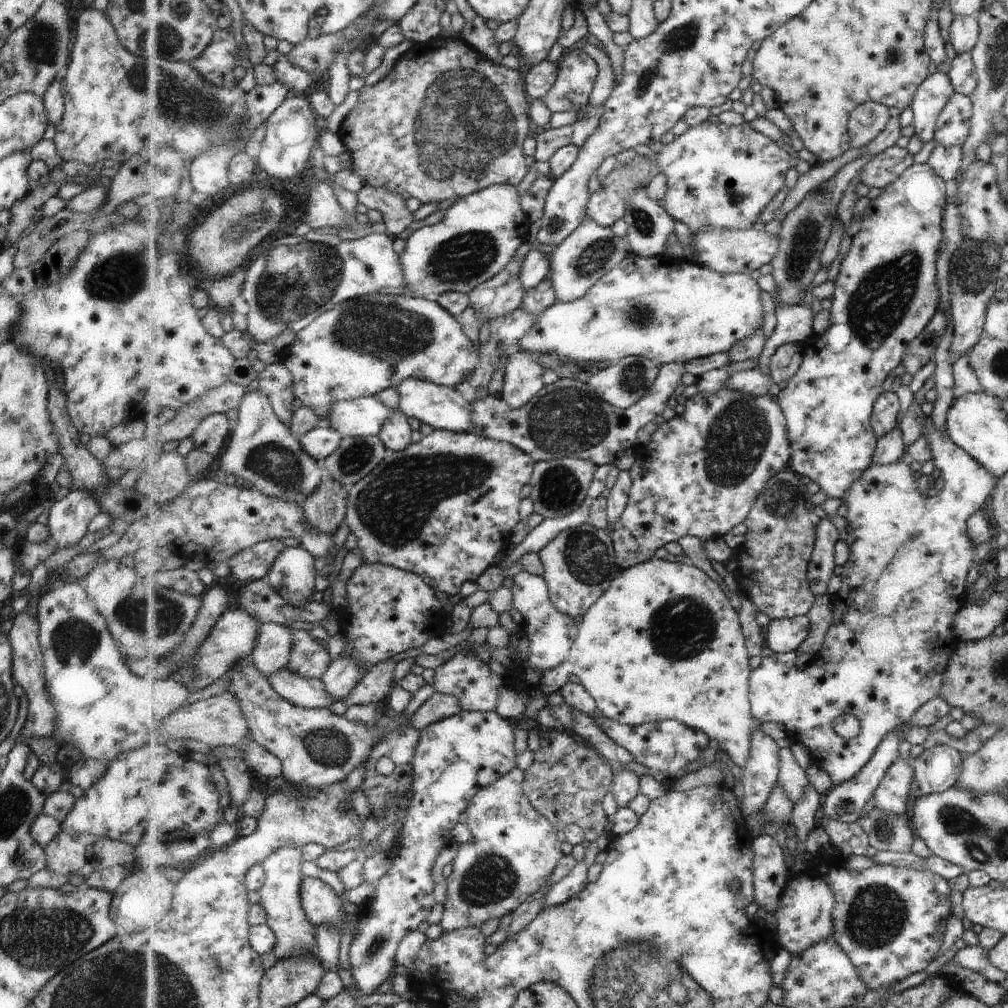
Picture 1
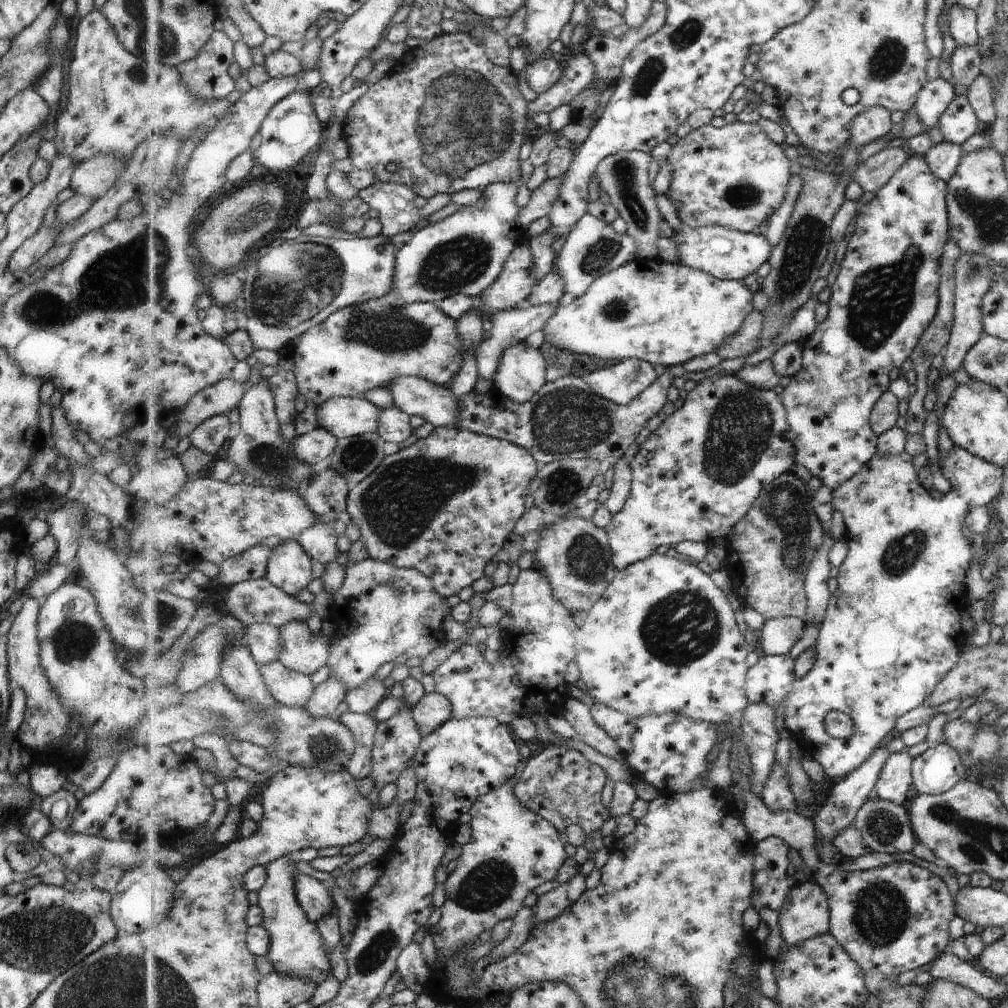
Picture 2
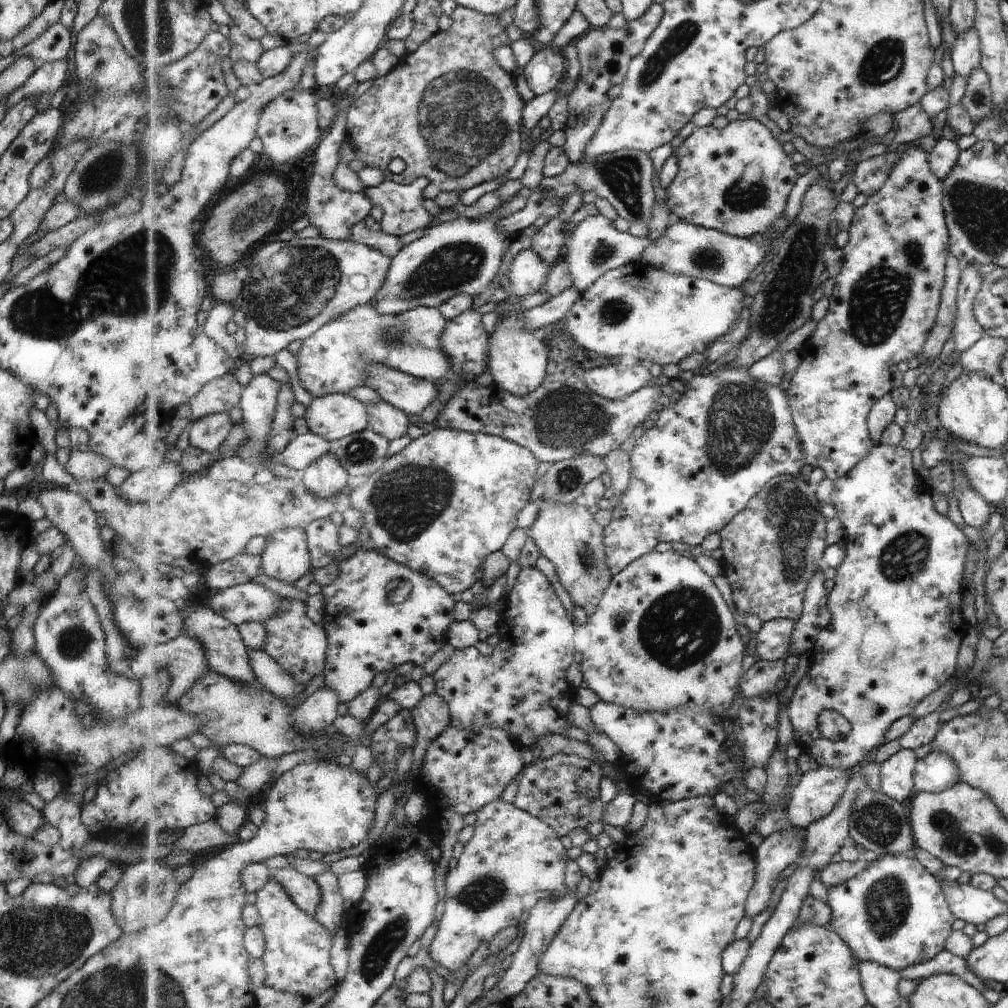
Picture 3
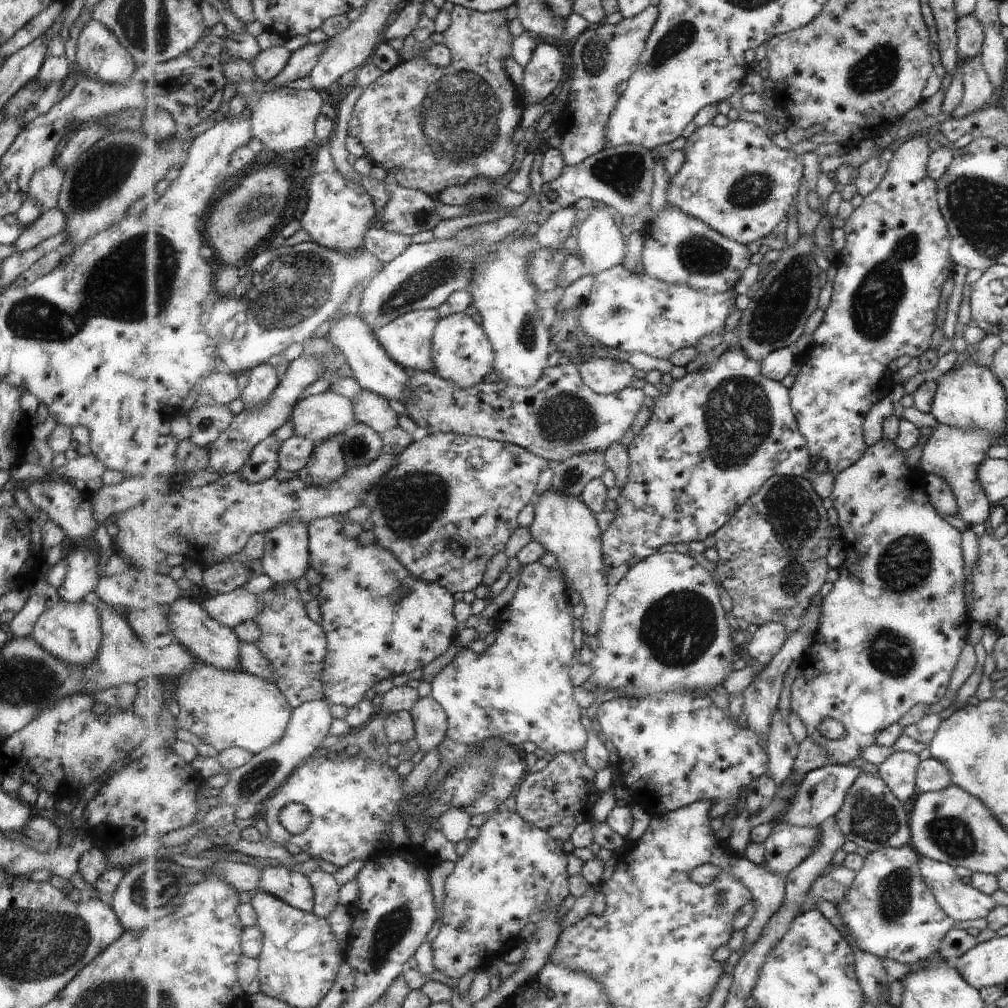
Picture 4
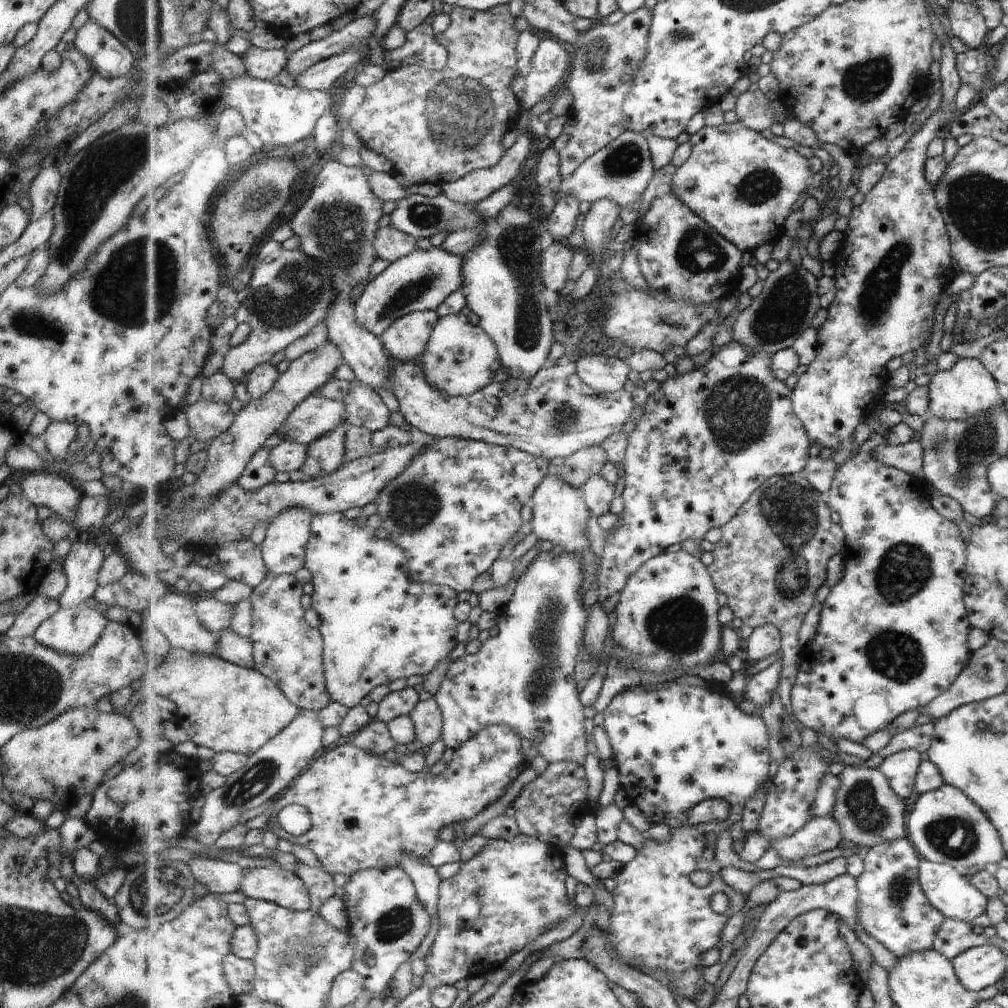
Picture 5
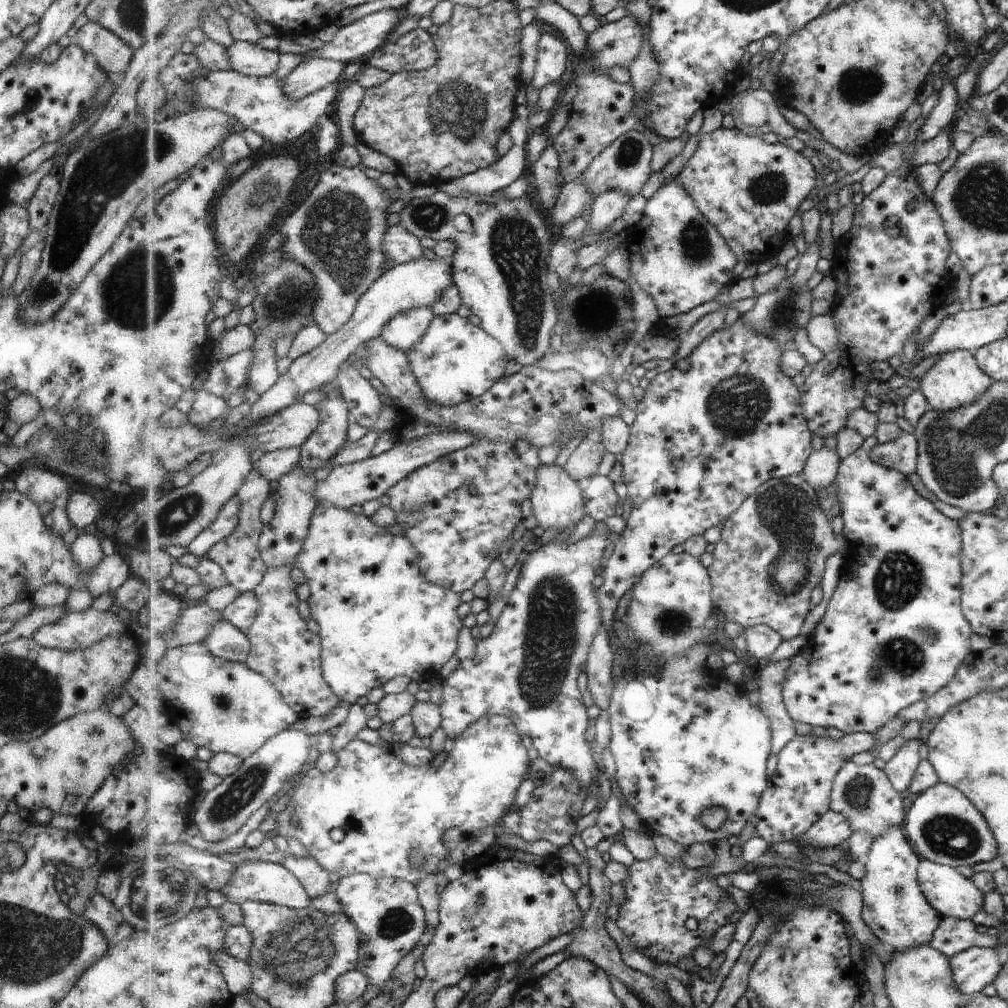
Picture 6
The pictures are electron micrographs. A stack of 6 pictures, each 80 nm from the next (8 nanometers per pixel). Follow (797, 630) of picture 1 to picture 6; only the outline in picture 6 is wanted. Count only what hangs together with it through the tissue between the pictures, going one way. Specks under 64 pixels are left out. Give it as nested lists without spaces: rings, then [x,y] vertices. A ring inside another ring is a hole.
[[[755,625],[744,629],[747,656],[772,658],[772,654],[782,645],[784,638],[773,627]]]

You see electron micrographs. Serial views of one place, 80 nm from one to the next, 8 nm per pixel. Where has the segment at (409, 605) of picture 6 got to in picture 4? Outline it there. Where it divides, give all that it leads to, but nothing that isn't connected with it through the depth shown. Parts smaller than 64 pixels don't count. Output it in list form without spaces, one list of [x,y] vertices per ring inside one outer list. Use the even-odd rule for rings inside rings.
[[[337,518],[317,519],[308,524],[308,532],[311,567],[323,574],[316,598],[323,612],[320,626],[325,630],[328,643],[322,677],[324,696],[331,703],[351,709],[381,680],[409,675],[443,656],[453,645],[455,632],[461,624],[456,618],[452,592],[440,583],[413,576],[395,554],[383,546],[361,546],[357,539],[347,538],[341,524]]]

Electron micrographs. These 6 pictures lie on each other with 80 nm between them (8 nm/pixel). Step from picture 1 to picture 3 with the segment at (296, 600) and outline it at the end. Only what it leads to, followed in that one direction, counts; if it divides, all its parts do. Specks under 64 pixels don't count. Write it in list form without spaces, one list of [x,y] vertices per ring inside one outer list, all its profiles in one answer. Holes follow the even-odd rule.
[[[305,529],[283,530],[268,538],[263,556],[264,574],[283,584],[294,584],[313,567]]]

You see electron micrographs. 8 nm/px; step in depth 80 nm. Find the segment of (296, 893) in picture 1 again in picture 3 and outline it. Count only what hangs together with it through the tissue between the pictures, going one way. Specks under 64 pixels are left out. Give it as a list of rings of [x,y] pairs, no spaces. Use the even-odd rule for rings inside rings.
[[[269,880],[267,885],[256,894],[256,908],[261,914],[260,928],[267,942],[265,960],[269,986],[279,990],[293,990],[307,1001],[327,992],[333,984],[339,984],[335,970],[331,966],[332,934],[316,918],[306,914],[289,896],[285,886],[277,880]]]

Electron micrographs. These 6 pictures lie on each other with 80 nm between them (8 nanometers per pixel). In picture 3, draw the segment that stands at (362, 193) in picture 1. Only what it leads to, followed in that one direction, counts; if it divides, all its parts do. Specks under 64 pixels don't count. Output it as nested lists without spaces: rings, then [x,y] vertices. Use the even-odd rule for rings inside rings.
[[[419,178],[403,188],[399,183],[383,180],[370,192],[374,206],[384,212],[381,221],[384,232],[399,237],[438,224],[425,210],[424,191],[428,184],[427,178]]]

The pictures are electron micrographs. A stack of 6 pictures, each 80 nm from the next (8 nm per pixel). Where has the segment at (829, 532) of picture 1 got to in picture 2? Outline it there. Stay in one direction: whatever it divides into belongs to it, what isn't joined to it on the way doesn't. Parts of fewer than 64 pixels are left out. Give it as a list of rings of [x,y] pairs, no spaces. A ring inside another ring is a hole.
[[[828,526],[823,528],[825,531],[825,540],[823,546],[819,548],[819,552],[813,556],[813,561],[809,564],[809,571],[806,577],[806,592],[809,596],[809,610],[805,614],[805,623],[807,622],[824,622],[827,617],[827,610],[831,603],[832,594],[827,588],[829,582],[829,574],[831,574],[831,560],[829,560],[829,552],[837,541],[826,536]]]

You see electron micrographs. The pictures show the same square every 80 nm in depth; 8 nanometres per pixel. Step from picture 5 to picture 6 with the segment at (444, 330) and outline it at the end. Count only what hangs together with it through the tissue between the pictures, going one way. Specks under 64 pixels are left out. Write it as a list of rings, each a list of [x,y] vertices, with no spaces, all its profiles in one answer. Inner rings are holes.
[[[455,313],[435,318],[424,337],[406,354],[426,399],[440,407],[454,407],[483,396],[508,374],[510,361],[499,340]]]

